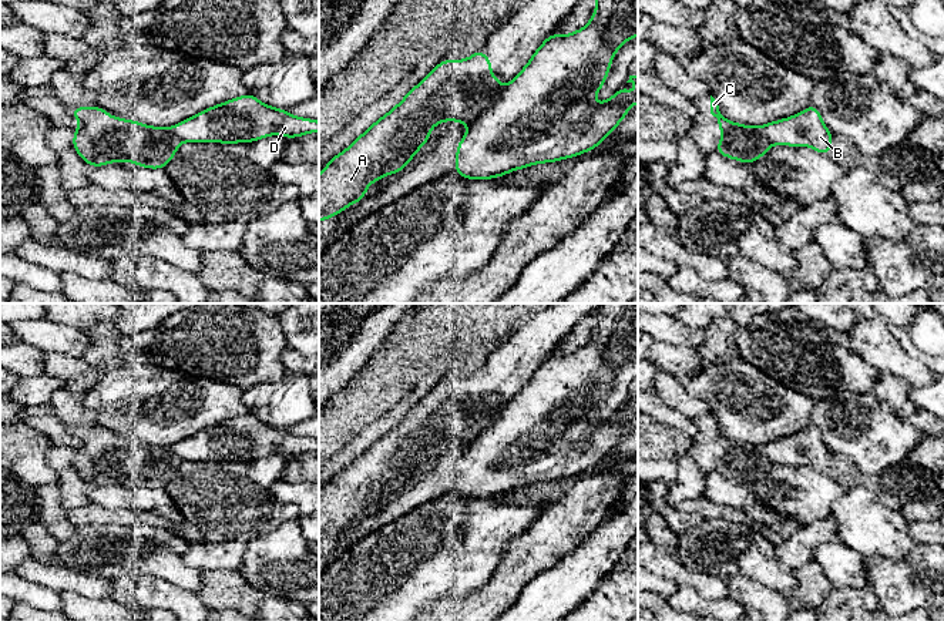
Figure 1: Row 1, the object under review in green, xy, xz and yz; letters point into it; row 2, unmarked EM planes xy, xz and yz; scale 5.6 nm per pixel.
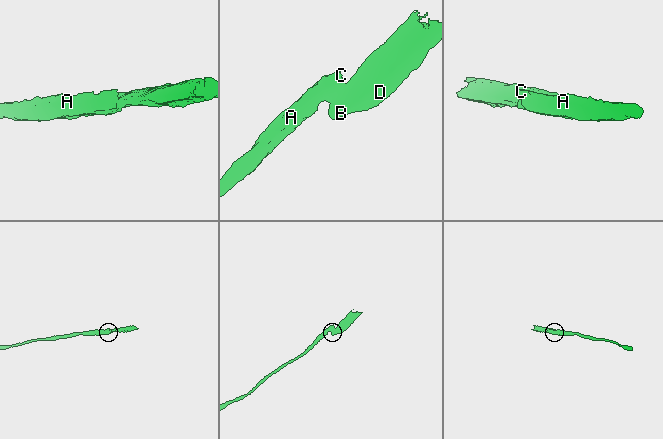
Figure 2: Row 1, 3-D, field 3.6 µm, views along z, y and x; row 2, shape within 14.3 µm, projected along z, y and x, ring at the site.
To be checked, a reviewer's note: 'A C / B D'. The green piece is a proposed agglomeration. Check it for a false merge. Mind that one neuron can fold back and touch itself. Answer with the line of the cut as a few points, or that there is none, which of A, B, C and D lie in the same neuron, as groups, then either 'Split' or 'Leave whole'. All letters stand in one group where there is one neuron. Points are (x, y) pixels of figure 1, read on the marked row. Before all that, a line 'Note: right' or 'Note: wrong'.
Note: right
Split along xz (506, 87), (500, 97), (470, 126). Groups: A C / B D. Split

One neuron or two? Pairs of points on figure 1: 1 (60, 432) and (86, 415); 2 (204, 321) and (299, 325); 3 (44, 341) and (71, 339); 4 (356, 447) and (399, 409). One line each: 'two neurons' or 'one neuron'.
1: two neurons
2: two neurons
3: one neuron
4: one neuron

